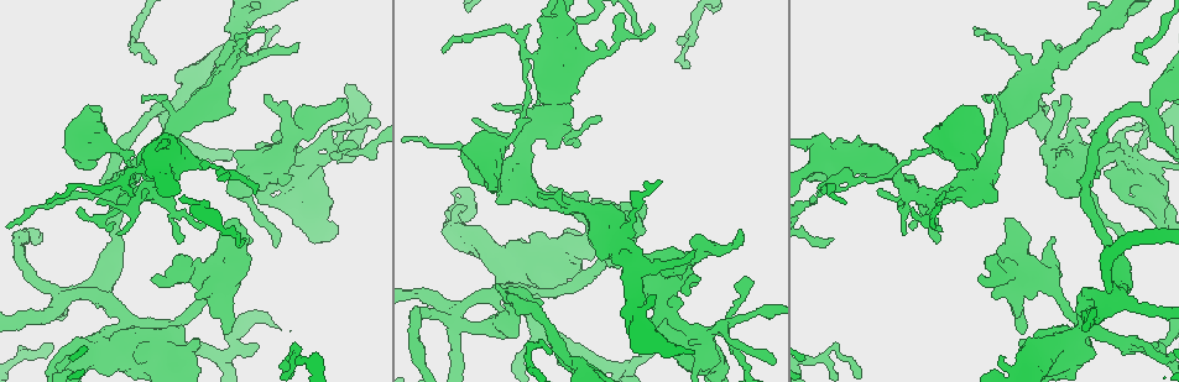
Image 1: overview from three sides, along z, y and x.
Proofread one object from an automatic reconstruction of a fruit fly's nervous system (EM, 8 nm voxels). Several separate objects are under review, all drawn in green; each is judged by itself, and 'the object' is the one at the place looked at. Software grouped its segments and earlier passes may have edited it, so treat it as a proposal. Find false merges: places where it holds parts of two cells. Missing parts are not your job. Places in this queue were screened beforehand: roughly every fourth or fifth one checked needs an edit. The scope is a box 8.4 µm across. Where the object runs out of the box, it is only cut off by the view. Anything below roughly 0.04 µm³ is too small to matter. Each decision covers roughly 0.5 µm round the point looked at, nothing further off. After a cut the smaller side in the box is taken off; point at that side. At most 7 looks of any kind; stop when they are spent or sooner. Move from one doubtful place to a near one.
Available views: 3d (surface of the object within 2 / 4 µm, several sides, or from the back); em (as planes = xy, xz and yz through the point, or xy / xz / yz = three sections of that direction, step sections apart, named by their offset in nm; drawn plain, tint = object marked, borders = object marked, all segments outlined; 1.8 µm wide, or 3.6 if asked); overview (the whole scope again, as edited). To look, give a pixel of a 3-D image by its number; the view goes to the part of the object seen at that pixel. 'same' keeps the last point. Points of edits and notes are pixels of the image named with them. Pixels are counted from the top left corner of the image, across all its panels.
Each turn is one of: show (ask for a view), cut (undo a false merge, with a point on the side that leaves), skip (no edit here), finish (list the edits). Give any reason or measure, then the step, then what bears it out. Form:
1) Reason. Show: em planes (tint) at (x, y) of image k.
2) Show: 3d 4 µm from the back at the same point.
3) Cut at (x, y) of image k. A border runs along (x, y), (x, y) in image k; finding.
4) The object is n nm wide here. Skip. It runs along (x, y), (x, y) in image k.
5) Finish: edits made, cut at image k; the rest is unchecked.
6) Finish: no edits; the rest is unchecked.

Sharp bend. Show: em 3.6 µm planes (tint) at (166, 362) of image 1.

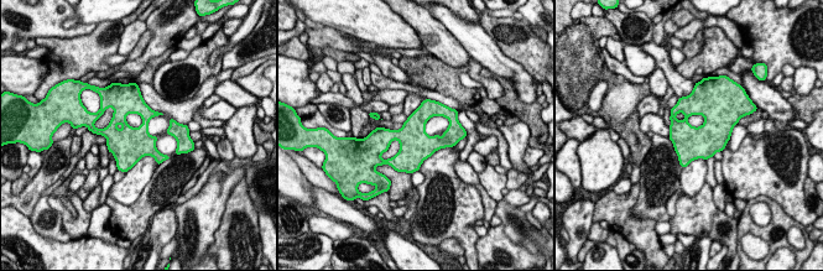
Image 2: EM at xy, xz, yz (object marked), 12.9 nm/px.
Skip. One cell here.

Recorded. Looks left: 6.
Looks like a crossing. Show: em xz step 8 (tint) at (62, 298) of image 1.

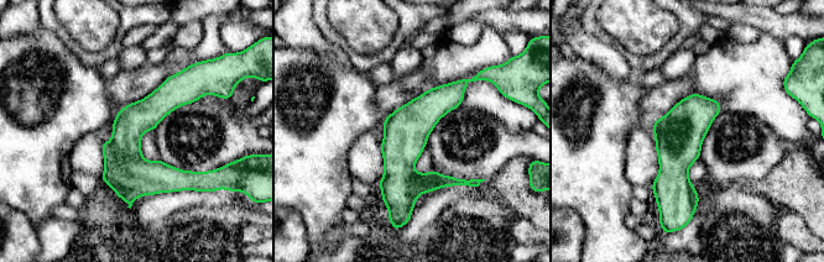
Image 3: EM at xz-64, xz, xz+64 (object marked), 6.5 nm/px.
Another direction. Show: em planes (borders) at the same point.

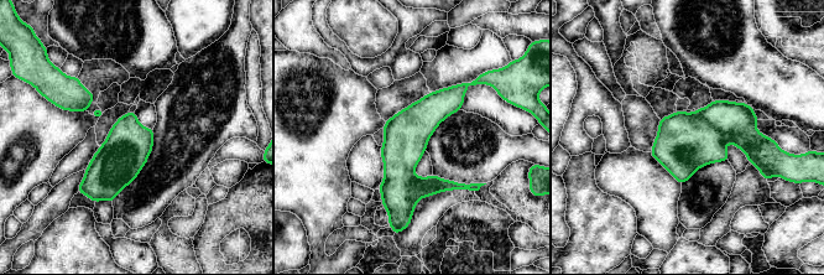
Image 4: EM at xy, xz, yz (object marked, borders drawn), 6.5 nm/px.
Skip. It runs along (464, 86), (405, 143), (406, 211) in image 4; continuous, no second cell.

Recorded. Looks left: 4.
Side arm on a straight run. Show: em planes (tint) at (557, 347) of image 1.

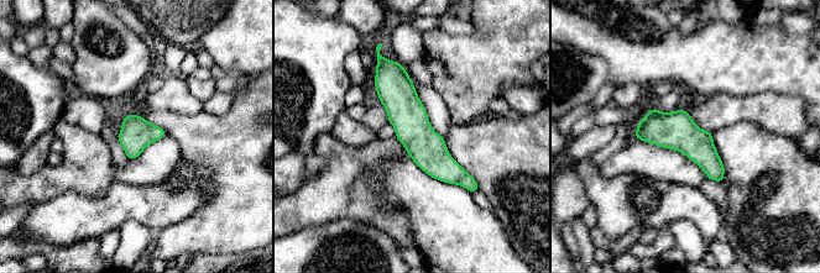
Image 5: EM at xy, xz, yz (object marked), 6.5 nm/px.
Skip. One cell here.

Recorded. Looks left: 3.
Finish: no edits; the rest is unchecked.

